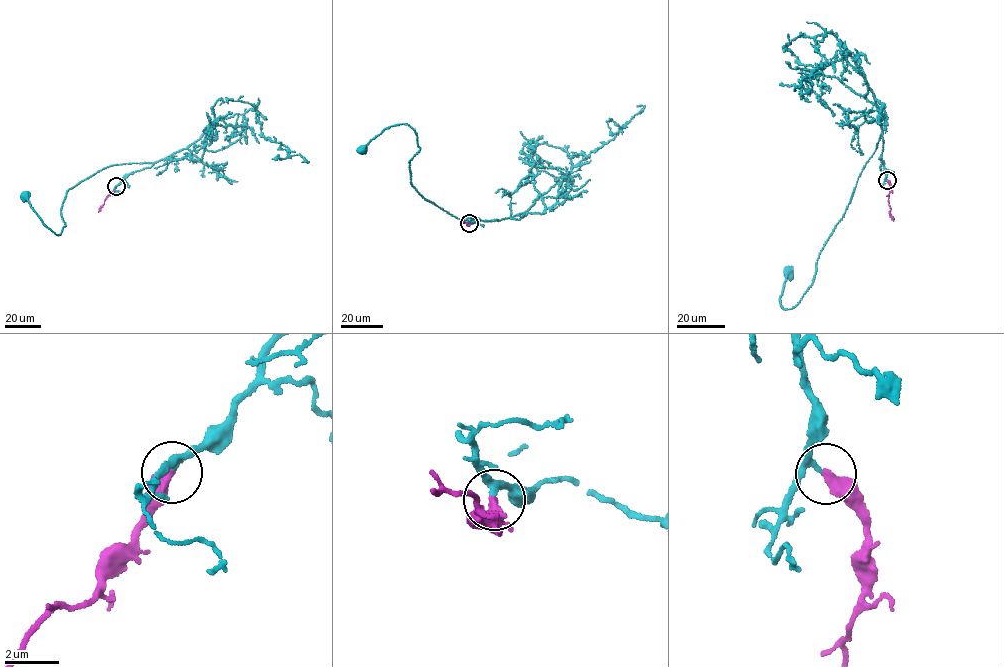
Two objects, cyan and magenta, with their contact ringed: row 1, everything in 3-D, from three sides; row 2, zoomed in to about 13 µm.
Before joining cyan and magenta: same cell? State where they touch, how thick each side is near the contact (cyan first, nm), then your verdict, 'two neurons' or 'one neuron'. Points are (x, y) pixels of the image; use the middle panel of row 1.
place (469, 223); calibres 190 and 440 nm; one neuron

